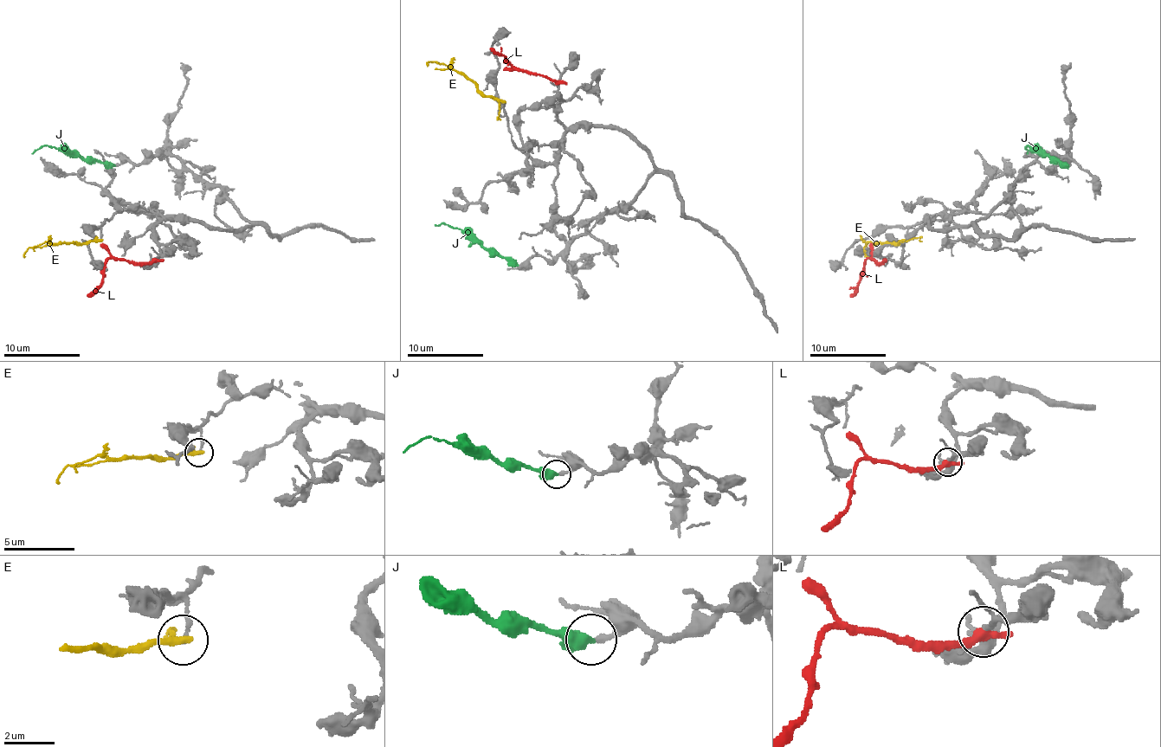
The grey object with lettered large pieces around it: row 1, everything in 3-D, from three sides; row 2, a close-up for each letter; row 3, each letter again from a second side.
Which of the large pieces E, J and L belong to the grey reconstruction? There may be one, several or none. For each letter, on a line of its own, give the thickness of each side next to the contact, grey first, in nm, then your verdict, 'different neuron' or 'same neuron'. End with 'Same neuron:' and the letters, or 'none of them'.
E: calibres 170 and 240 nm; different neuron
J: calibres 240 and 550 nm; same neuron
L: calibres 160 and 440 nm; different neuron
Same neuron: J

